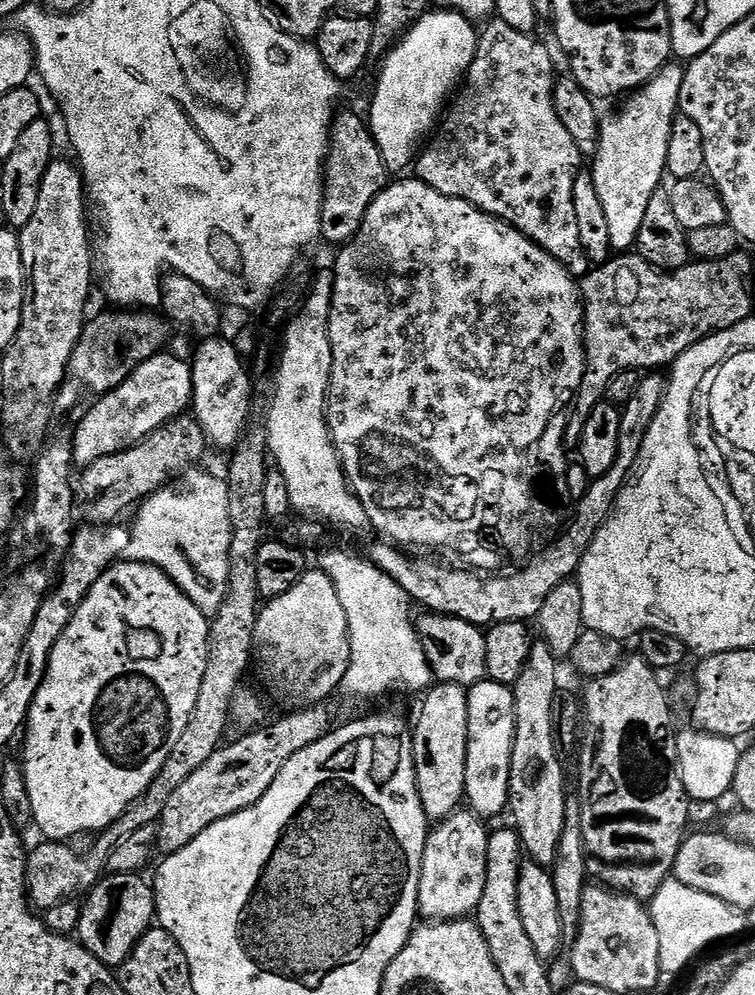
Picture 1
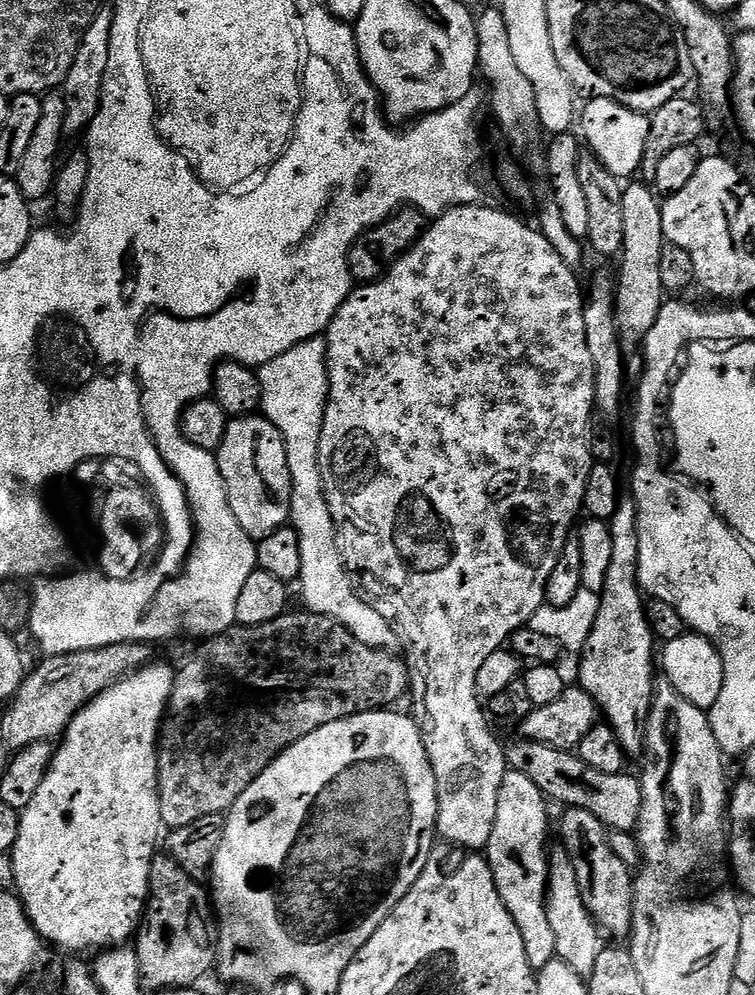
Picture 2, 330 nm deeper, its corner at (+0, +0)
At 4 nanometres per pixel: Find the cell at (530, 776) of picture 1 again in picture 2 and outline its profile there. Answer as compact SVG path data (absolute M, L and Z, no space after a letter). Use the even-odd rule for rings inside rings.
M556 846L548 853L548 905L546 918L554 934L554 950L556 959L566 962L574 974L587 978L594 970L594 962L598 962L598 954L602 947L601 929L593 920L590 910L582 898L582 886L578 886L578 874L574 870L574 862L570 862L570 854L562 846Z

